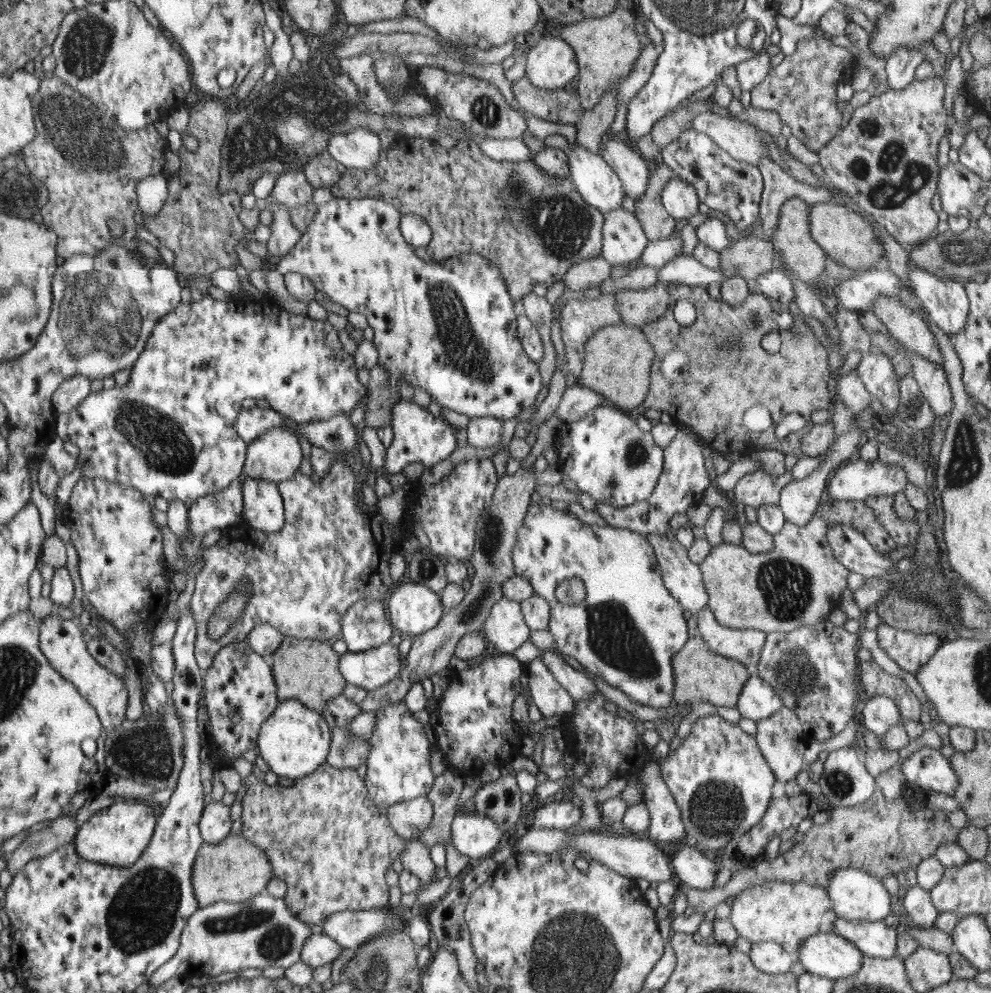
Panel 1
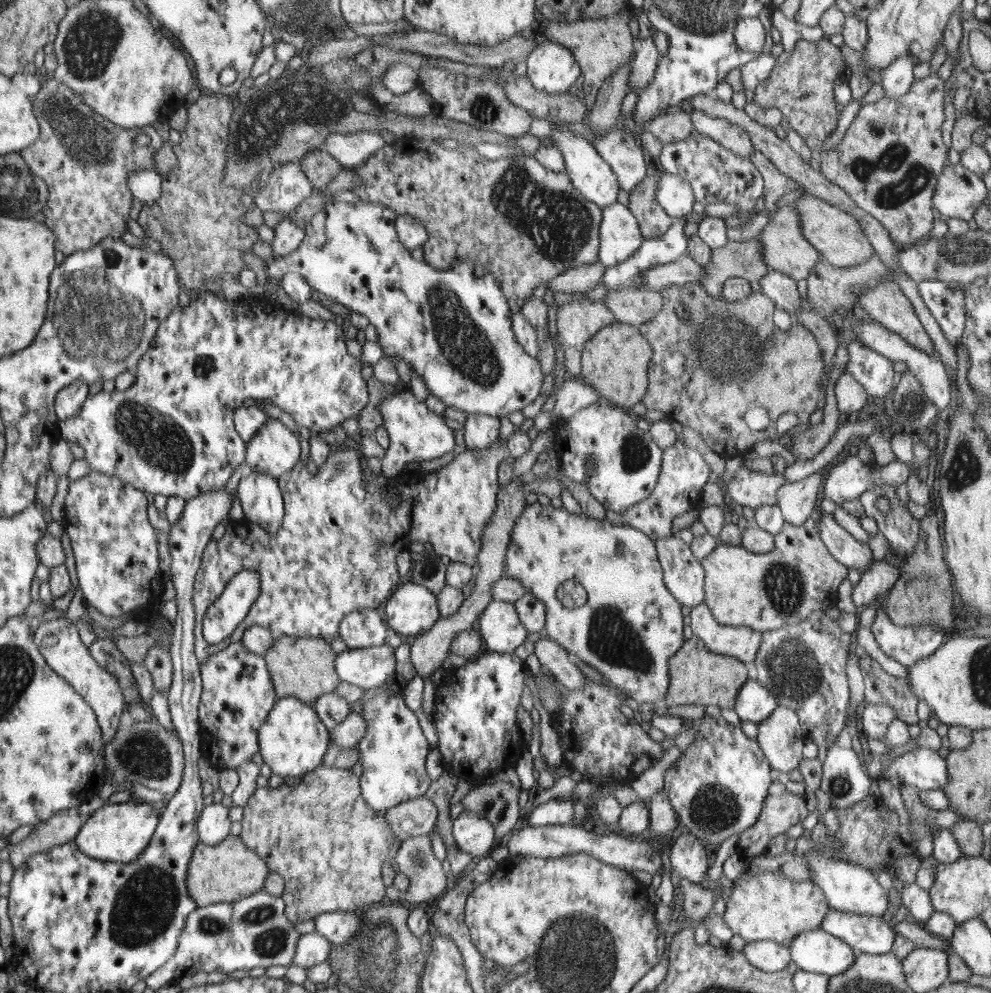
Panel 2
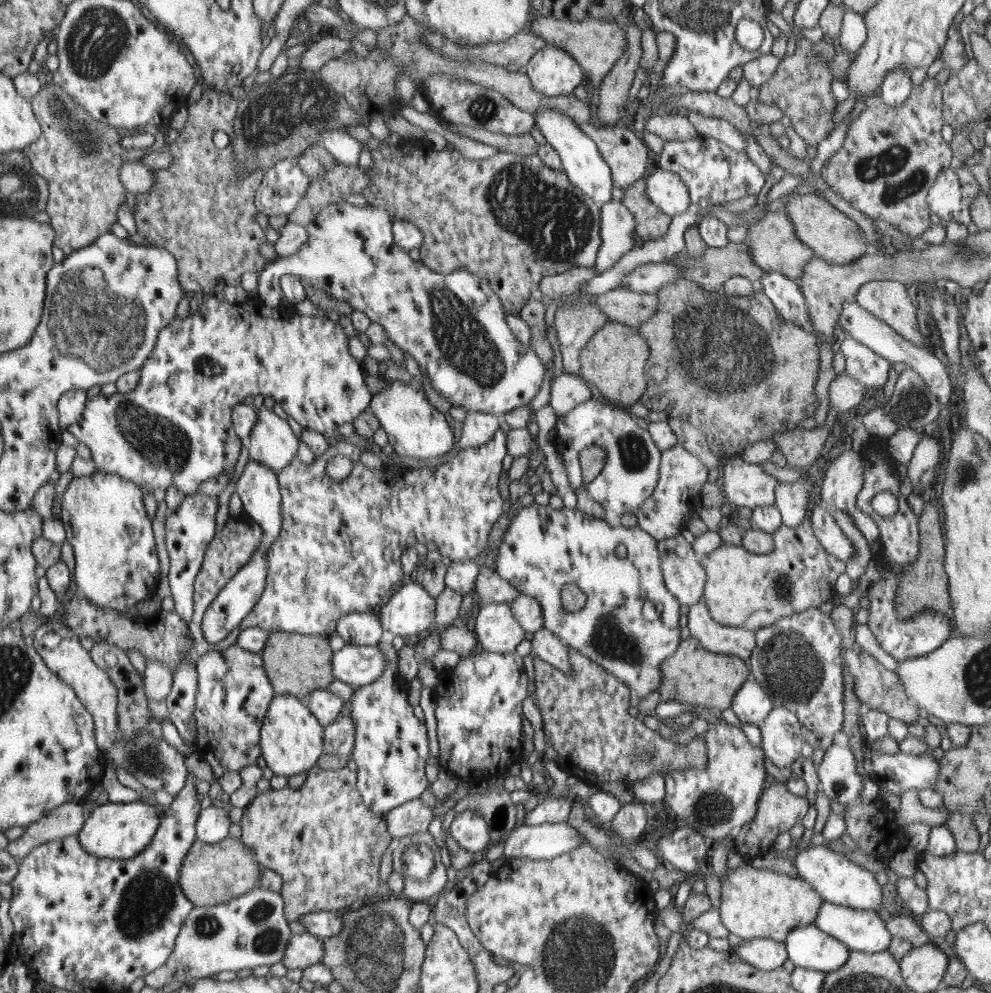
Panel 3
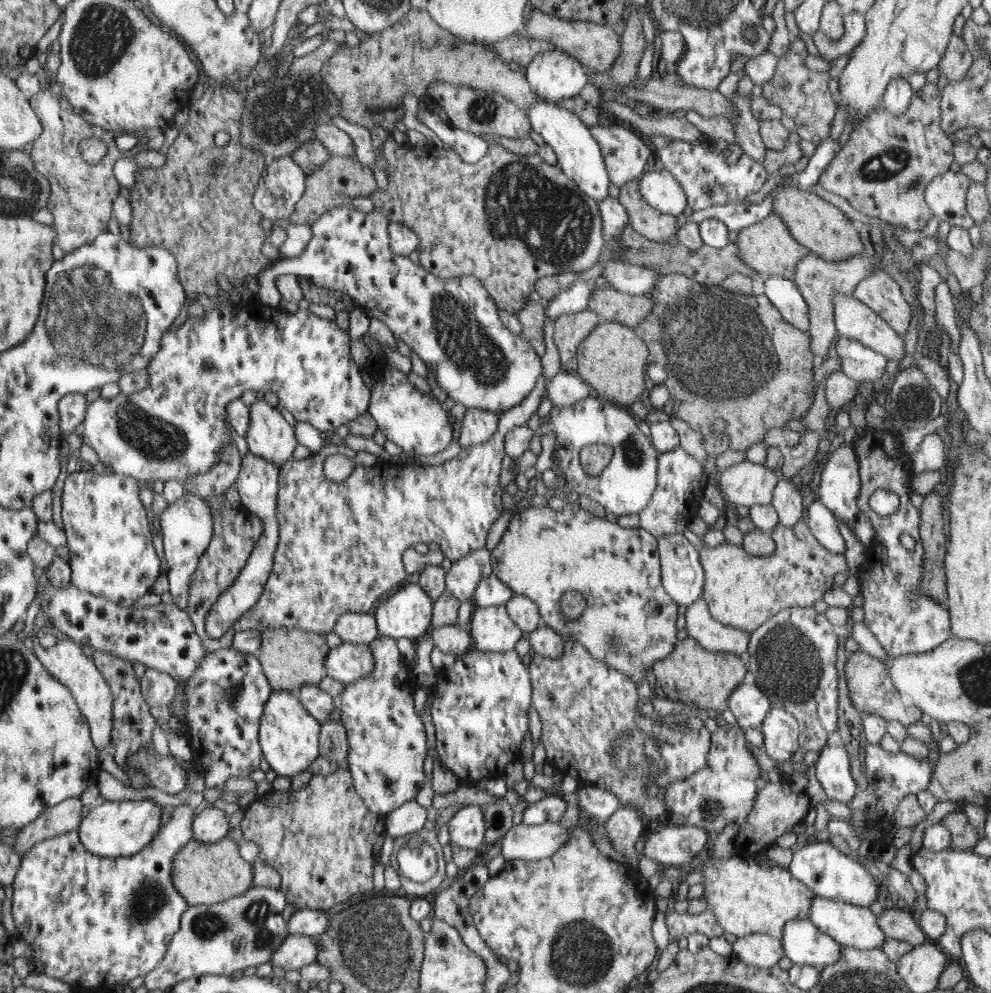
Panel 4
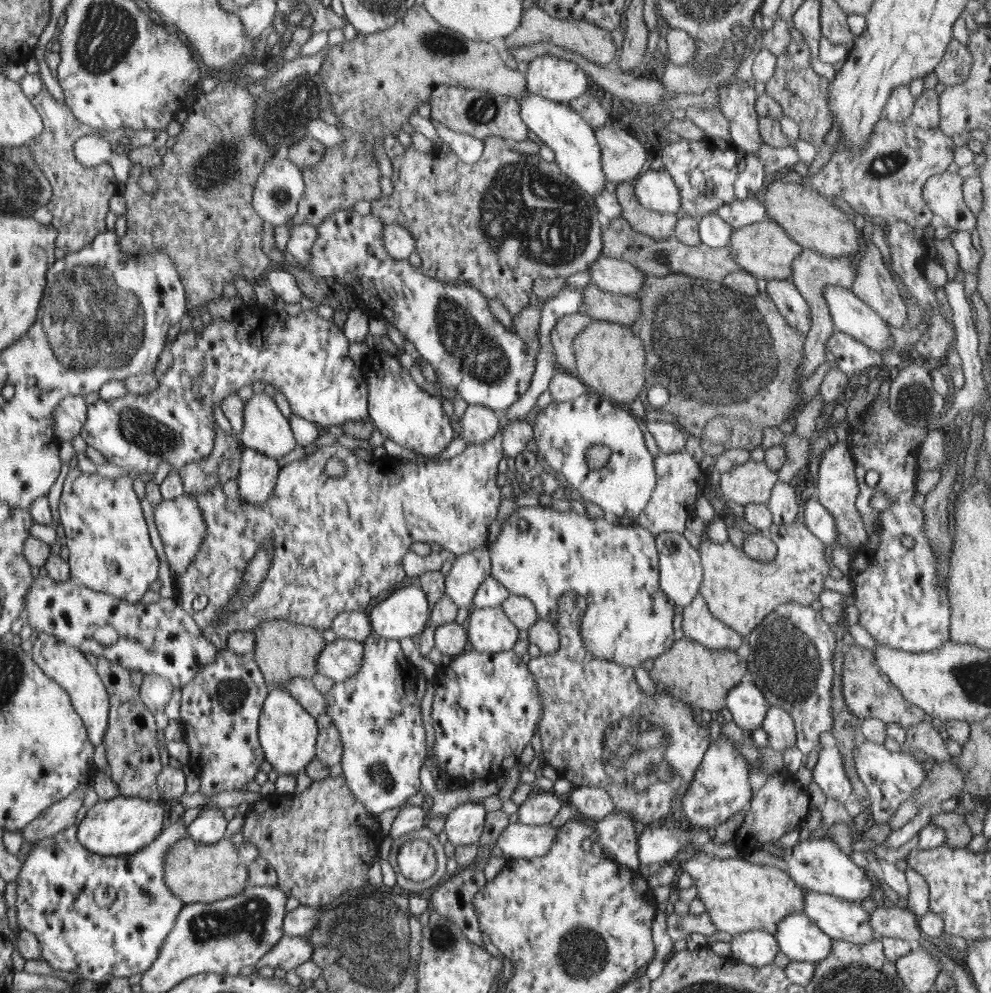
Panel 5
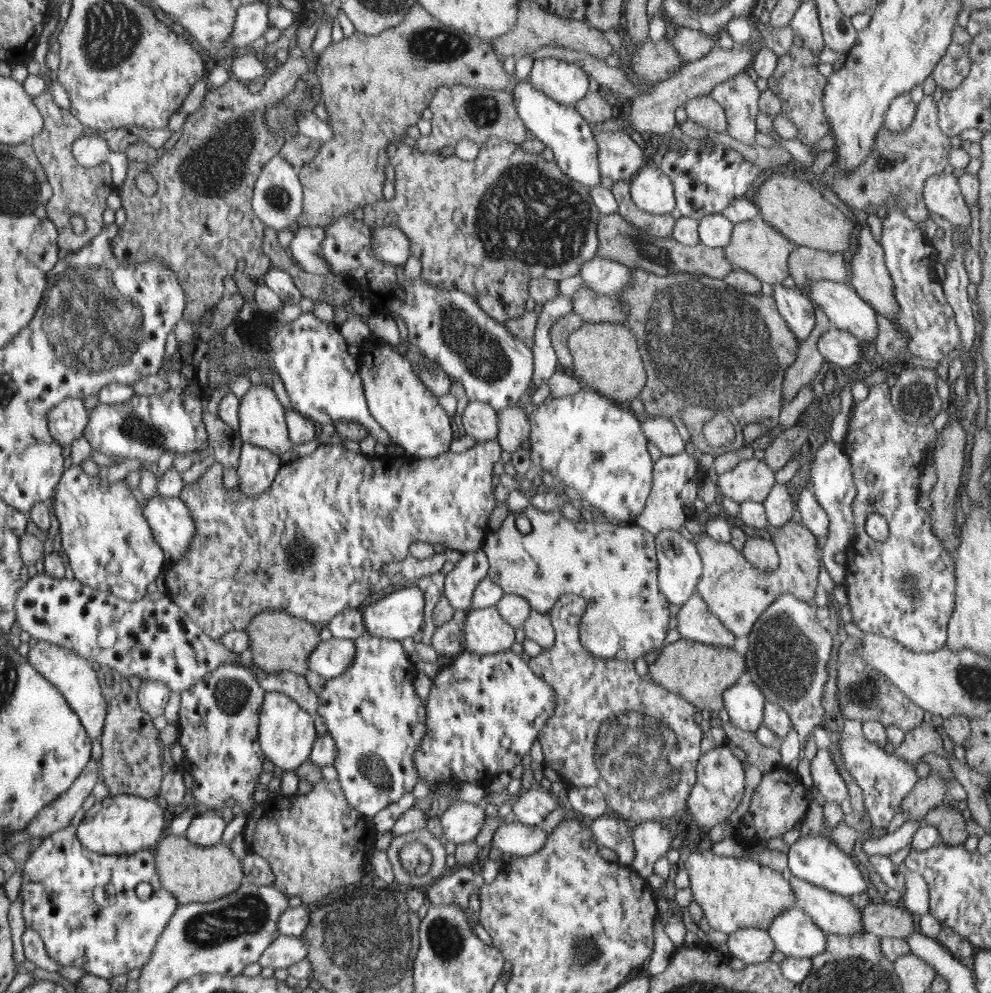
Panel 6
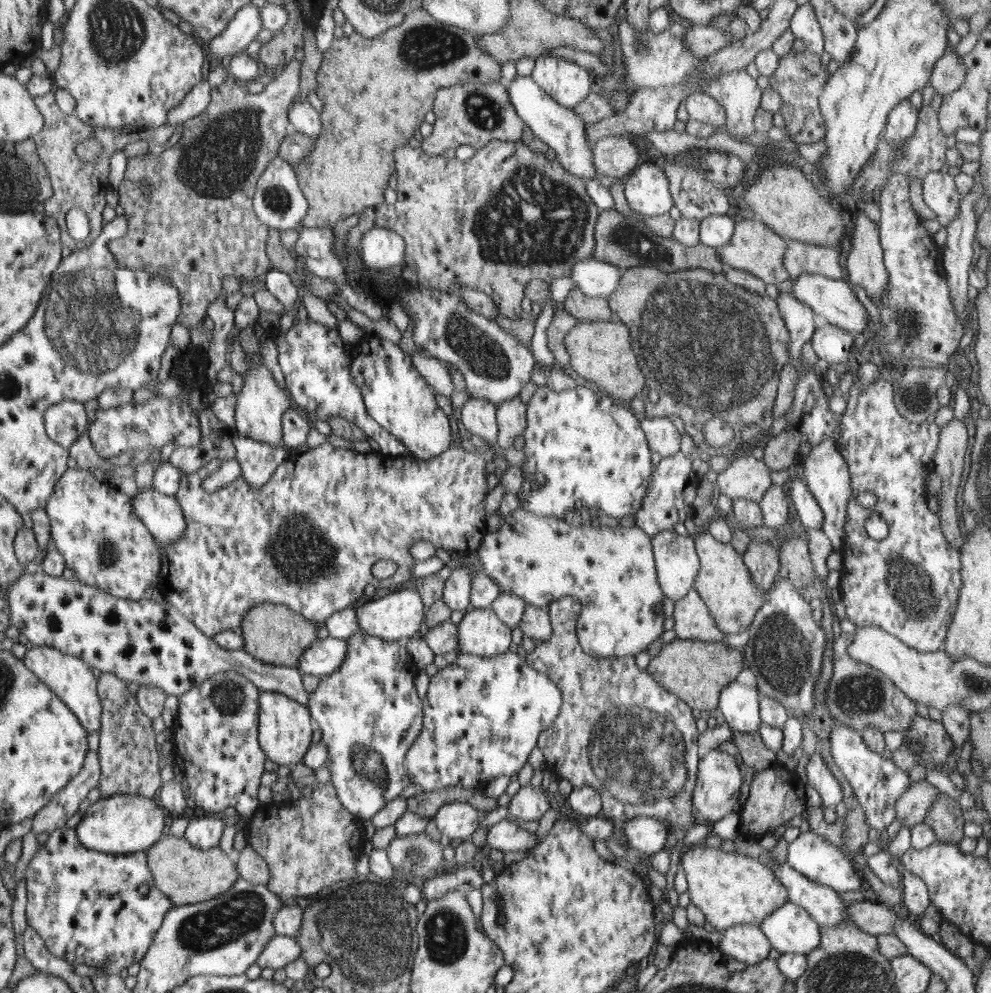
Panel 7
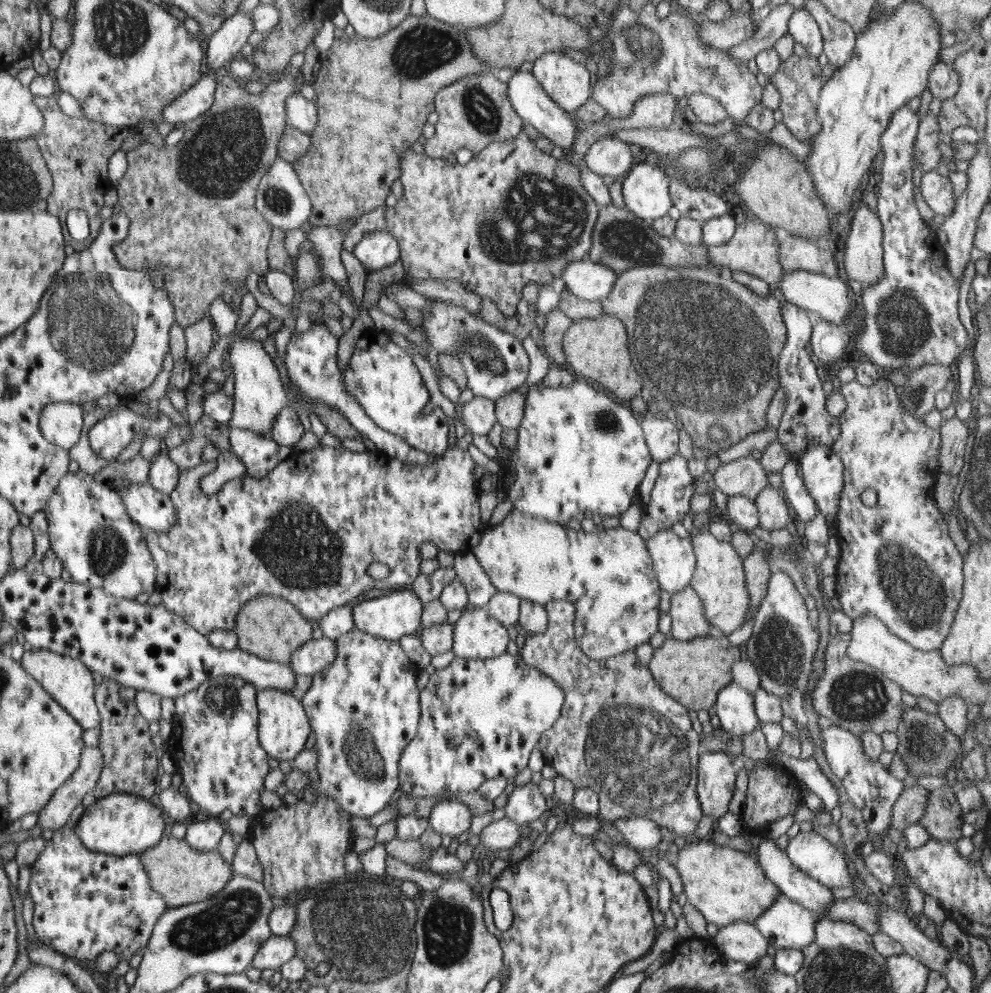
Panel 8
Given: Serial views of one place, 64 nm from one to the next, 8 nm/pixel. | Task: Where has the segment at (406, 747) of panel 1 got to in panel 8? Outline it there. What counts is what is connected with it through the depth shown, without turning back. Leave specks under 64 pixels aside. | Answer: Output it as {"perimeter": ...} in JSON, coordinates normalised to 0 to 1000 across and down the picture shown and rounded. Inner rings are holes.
{"perimeter":[[[359,631],[337,646],[341,652],[339,665],[329,675],[315,680],[314,691],[305,703],[316,732],[313,750],[322,763],[323,785],[312,792],[319,796],[319,801],[335,803],[355,822],[373,825],[394,810],[396,802],[405,793],[403,768],[410,751],[421,741],[422,725],[425,725],[420,693],[422,675],[414,663],[410,675],[410,659],[402,646],[381,642]]]}

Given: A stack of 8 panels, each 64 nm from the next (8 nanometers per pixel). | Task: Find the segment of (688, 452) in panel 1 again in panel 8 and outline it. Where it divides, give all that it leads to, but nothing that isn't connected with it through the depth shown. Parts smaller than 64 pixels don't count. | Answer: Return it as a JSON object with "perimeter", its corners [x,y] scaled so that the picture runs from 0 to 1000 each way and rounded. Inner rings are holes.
{"perimeter":[[[682,456],[678,461],[668,464],[665,467],[665,477],[658,492],[656,506],[649,511],[648,523],[644,537],[654,544],[664,535],[671,535],[677,532],[682,526],[688,525],[696,515],[696,502],[700,497],[702,483],[694,472],[695,462]]]}

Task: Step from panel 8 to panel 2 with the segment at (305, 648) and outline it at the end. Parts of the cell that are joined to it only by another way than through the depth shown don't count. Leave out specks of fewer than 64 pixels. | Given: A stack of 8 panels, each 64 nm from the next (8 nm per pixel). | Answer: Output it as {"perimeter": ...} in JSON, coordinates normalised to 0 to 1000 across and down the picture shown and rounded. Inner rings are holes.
{"perimeter":[[[394,650],[373,651],[369,653],[352,653],[347,657],[340,658],[339,674],[341,683],[345,687],[357,689],[366,695],[373,695],[379,691],[385,691],[390,685],[400,683],[400,664],[398,653]]]}

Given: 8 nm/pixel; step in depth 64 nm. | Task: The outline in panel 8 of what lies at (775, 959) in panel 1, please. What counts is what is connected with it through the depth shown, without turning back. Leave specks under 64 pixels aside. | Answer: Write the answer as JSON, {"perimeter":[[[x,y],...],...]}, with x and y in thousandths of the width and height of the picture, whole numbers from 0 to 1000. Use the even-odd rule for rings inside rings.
{"perimeter":[[[739,928],[726,935],[717,945],[720,955],[732,968],[765,969],[775,957],[775,947],[763,932],[756,928]]]}

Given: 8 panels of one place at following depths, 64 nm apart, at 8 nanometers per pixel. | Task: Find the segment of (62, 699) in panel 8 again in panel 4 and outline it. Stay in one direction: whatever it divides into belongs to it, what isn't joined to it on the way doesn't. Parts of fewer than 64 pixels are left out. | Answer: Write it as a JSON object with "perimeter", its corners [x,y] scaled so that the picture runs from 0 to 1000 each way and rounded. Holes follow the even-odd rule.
{"perimeter":[[[47,628],[33,639],[34,659],[42,666],[45,674],[53,679],[54,683],[61,685],[73,696],[79,712],[91,729],[91,742],[94,743],[94,748],[100,755],[104,755],[112,749],[113,733],[115,733],[115,726],[113,726],[115,723],[115,718],[113,718],[115,700],[113,700],[111,690],[107,688],[105,680],[95,671],[95,667],[83,657],[83,651],[79,651],[73,644],[69,644],[63,635],[59,634],[59,631]]]}

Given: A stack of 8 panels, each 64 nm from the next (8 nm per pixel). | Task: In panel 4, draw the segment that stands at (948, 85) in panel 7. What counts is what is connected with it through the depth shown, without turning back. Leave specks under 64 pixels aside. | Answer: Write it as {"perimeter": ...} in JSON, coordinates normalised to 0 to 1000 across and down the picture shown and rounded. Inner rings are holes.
{"perimeter":[[[962,34],[955,47],[955,52],[947,64],[949,75],[953,75],[959,82],[967,82],[975,76],[981,65],[980,52],[975,48],[974,41],[970,35]]]}

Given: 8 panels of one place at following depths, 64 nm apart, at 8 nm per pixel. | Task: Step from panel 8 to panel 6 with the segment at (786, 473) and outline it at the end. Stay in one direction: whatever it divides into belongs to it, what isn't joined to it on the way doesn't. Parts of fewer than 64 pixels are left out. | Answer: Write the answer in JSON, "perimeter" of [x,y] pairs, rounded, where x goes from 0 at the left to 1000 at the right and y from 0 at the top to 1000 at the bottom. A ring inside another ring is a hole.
{"perimeter":[[[817,490],[807,491],[803,516],[807,516],[809,528],[818,534],[822,541],[830,545],[836,540],[836,517],[827,510]]]}

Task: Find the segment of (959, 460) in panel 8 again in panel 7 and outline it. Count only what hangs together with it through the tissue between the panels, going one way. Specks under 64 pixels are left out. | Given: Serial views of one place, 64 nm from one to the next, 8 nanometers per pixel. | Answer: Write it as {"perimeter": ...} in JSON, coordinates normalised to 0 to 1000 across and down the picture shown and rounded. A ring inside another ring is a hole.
{"perimeter":[[[963,421],[960,425],[948,431],[947,451],[942,456],[942,474],[950,481],[949,492],[946,495],[947,506],[949,506],[946,518],[949,520],[949,534],[951,534],[953,542],[959,546],[960,552],[965,555],[968,555],[974,545],[969,535],[969,525],[965,513],[965,497],[967,497],[967,489],[971,485],[969,481],[971,481],[971,475],[973,475],[975,453],[977,453],[977,431],[971,424]]]}

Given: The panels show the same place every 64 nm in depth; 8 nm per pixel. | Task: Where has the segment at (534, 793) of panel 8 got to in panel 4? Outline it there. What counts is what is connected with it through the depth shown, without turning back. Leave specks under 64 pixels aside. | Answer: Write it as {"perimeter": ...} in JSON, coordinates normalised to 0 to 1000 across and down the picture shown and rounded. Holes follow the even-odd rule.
{"perimeter":[[[551,802],[550,805],[534,810],[529,816],[527,829],[535,832],[564,828],[576,805],[568,802]]]}

